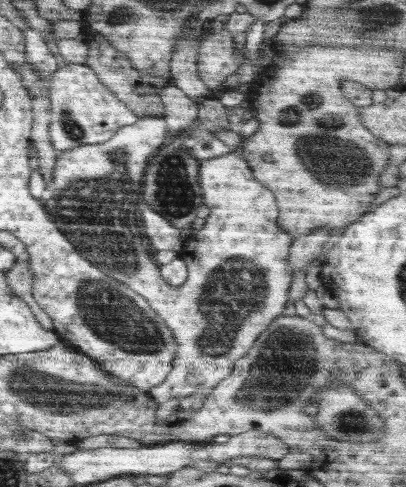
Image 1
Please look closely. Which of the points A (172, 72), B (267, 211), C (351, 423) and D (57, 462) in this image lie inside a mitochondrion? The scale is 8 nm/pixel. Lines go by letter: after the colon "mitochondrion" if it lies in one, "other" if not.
A: other
B: other
C: mitochondrion
D: other

